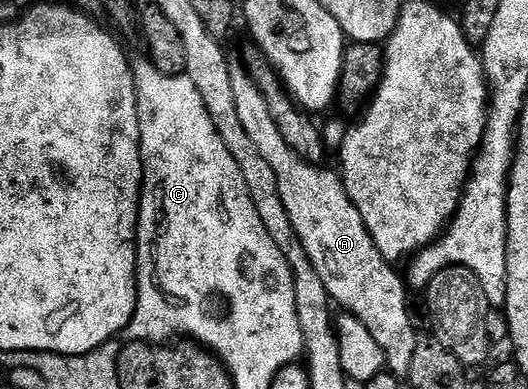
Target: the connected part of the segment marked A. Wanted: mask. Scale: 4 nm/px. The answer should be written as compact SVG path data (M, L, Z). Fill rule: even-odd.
M231 68L232 89L236 91L236 105L242 112L242 124L254 138L255 145L278 176L280 195L284 199L290 221L298 232L298 239L306 248L310 261L318 268L330 292L331 302L343 305L359 321L364 322L386 355L391 370L409 370L420 334L414 330L410 305L406 302L407 282L395 266L379 251L356 203L346 189L345 180L322 165L313 165L288 143L278 126L278 118L269 98L245 68Z

